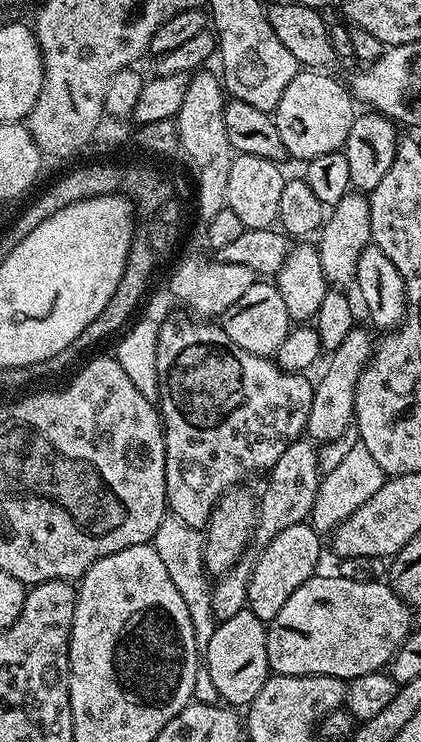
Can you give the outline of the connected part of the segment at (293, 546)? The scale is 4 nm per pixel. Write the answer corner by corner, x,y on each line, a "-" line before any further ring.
305,522
286,526
265,548
259,549
252,566
252,577
248,587
247,611
253,612
259,620
270,622
286,606
290,594
302,586
311,576
317,575
320,564
321,533

